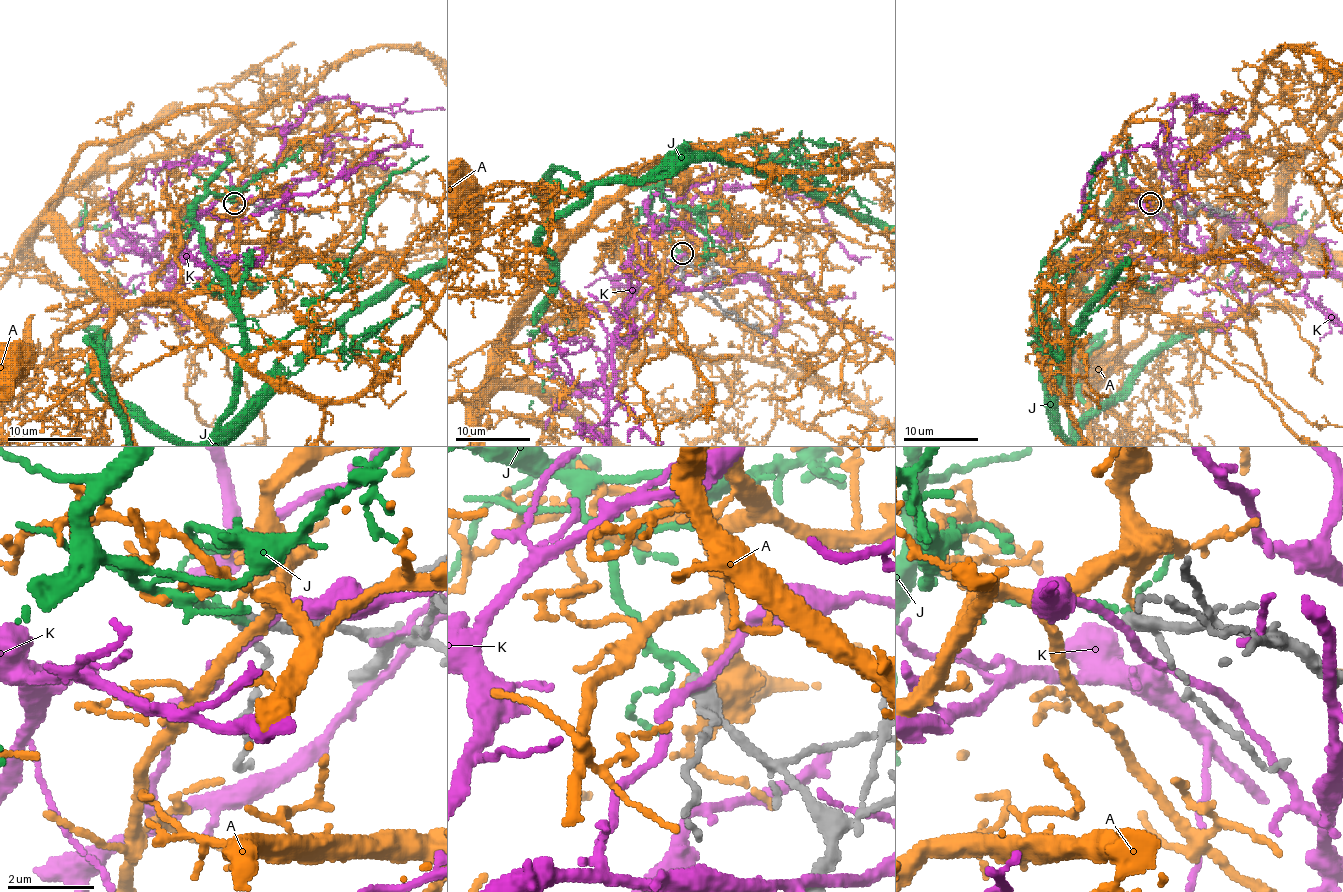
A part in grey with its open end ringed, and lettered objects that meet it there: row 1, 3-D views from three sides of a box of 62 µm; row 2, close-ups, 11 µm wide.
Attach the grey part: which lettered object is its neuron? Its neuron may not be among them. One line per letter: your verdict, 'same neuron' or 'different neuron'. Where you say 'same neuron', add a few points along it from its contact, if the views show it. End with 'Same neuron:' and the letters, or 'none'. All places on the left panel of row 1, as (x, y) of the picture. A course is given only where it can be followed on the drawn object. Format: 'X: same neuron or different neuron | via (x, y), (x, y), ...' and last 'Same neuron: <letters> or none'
A: different neuron
J: same neuron
K: different neuron
Same neuron: J

